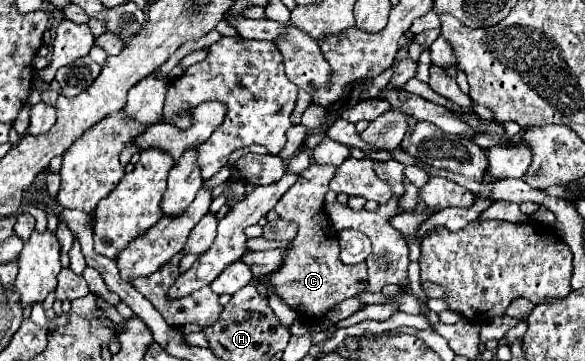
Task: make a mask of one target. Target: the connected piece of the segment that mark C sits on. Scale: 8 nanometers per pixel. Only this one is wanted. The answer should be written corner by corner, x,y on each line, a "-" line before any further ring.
310,164
304,172
300,172
296,184
278,200
276,208
268,212
268,220
282,218
296,222
298,236
292,240
288,248
284,268
270,276
270,282
276,294
298,314
326,314
336,302
352,298
368,288
366,264
348,266
340,260
340,248
336,240
336,230
330,224
328,214
324,212
324,194
328,192
328,184
336,172
336,166
320,166

